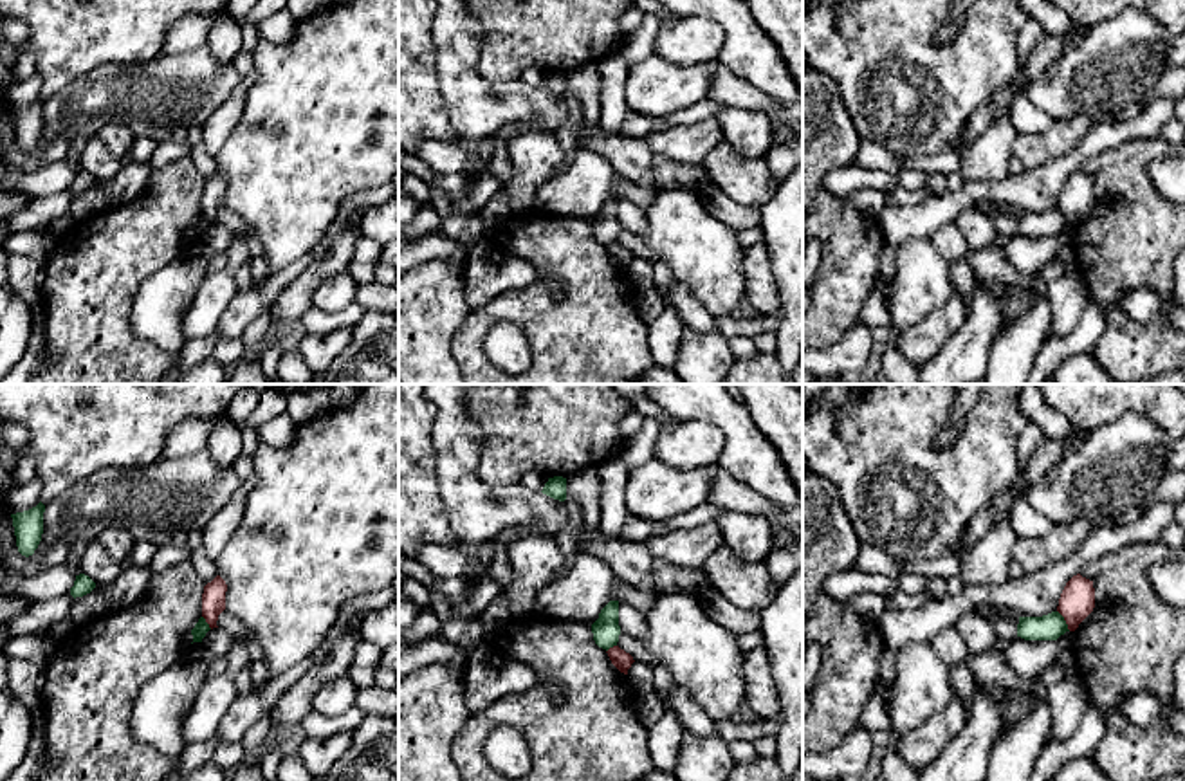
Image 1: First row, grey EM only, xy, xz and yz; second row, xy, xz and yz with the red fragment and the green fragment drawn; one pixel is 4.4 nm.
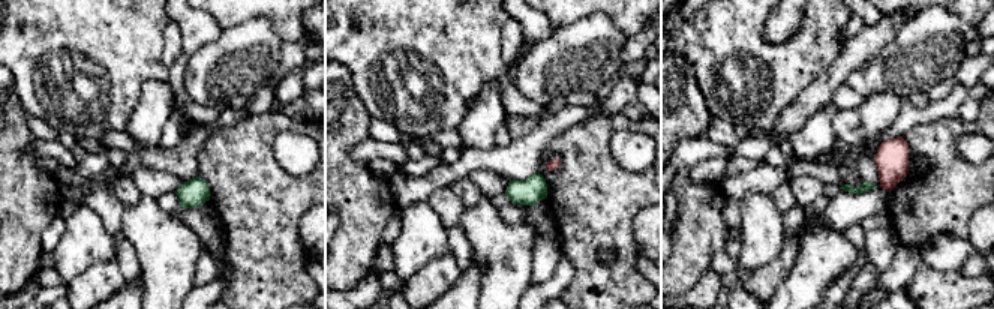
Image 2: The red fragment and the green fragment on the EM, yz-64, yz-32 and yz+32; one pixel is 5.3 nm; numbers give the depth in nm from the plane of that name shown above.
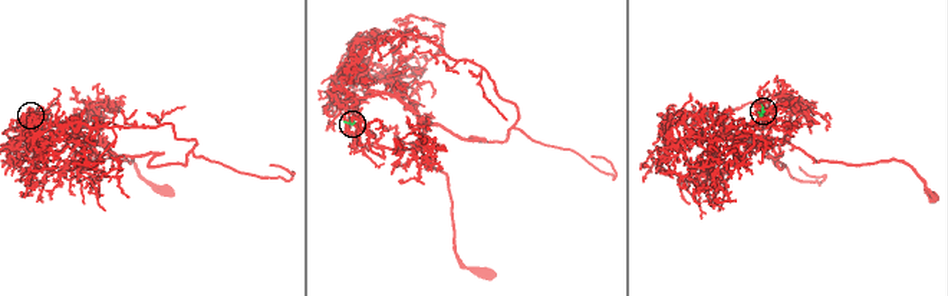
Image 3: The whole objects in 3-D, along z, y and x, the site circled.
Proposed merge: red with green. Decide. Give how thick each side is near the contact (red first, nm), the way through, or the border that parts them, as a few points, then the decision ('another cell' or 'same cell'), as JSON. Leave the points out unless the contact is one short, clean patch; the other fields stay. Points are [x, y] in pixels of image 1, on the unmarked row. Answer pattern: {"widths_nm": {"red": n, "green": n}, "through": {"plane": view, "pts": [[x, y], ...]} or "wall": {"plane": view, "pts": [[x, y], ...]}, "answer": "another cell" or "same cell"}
{"widths_nm": {"red": 160, "green": 120}, "wall": {"plane": "yz", "pts": [[1057, 206], [1070, 226]]}, "answer": "another cell"}

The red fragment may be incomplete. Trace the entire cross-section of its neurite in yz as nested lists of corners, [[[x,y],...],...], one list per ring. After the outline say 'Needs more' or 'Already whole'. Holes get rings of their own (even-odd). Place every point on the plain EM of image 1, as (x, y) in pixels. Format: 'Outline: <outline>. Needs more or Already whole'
Outline: [[[1080,170],[1073,171],[1066,179],[1057,202],[1057,207],[1064,213],[1068,220],[1068,225],[1075,227],[1079,220],[1093,207],[1093,204],[1093,177],[1082,173]]]. Already whole

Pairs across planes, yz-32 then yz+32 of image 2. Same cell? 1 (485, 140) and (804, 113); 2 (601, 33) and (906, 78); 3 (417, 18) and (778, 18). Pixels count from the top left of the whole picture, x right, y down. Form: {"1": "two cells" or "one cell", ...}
{"1": "two cells", "2": "one cell", "3": "two cells"}

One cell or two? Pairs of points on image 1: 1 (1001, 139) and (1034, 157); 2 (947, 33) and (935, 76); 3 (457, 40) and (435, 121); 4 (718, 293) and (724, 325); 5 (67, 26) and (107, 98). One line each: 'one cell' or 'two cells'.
1: two cells
2: two cells
3: two cells
4: two cells
5: two cells

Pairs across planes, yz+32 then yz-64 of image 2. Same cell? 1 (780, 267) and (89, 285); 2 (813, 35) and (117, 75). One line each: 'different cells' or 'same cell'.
1: same cell
2: same cell

